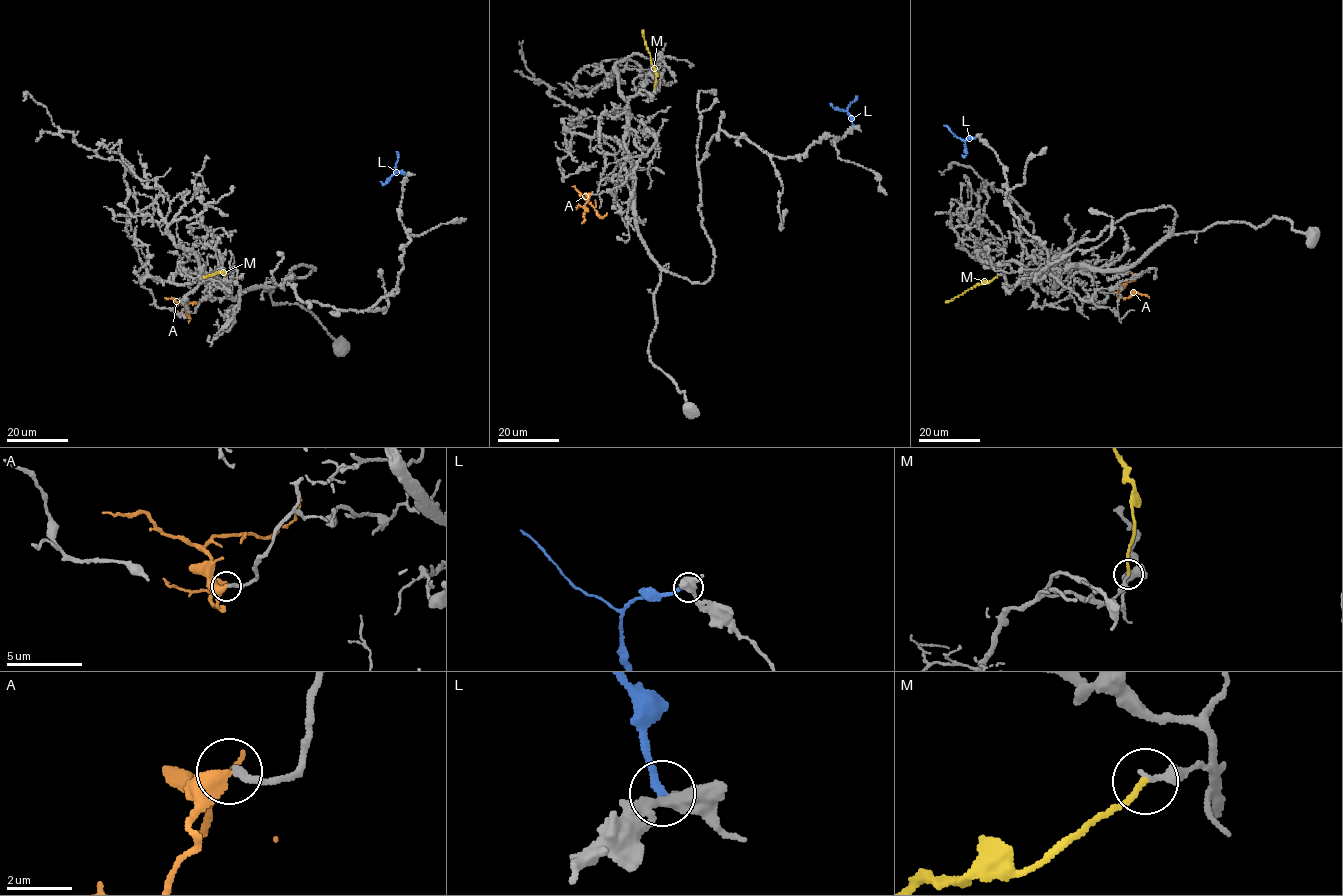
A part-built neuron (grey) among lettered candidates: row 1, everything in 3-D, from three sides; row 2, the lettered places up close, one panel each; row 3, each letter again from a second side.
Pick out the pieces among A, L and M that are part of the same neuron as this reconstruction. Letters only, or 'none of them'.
A

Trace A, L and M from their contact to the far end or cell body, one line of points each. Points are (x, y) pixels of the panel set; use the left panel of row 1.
A: (189, 313), (186, 304), (198, 304), (204, 295)
L: (406, 174), (395, 171), (397, 151)
M: (224, 270), (224, 275), (216, 272), (202, 278)

